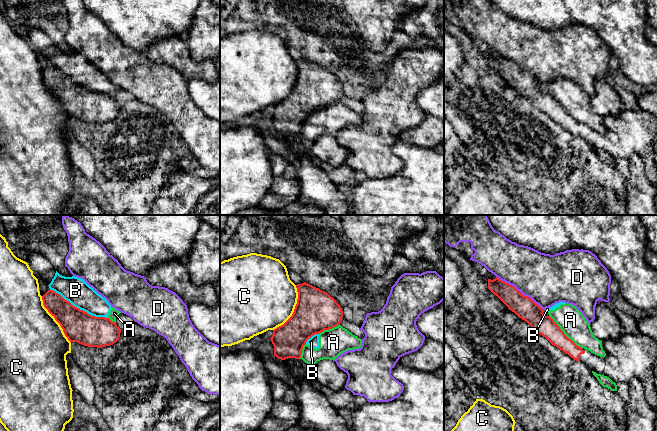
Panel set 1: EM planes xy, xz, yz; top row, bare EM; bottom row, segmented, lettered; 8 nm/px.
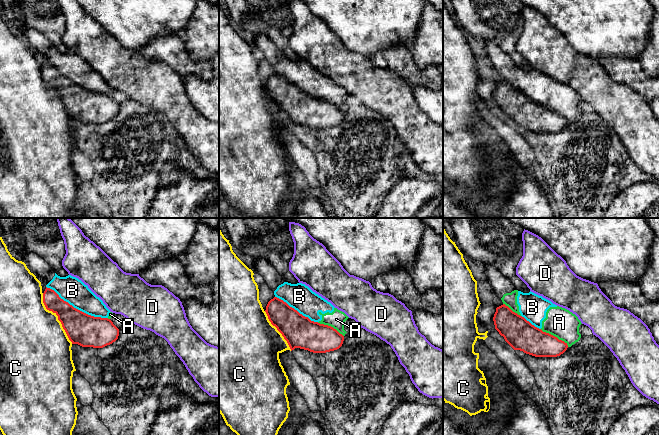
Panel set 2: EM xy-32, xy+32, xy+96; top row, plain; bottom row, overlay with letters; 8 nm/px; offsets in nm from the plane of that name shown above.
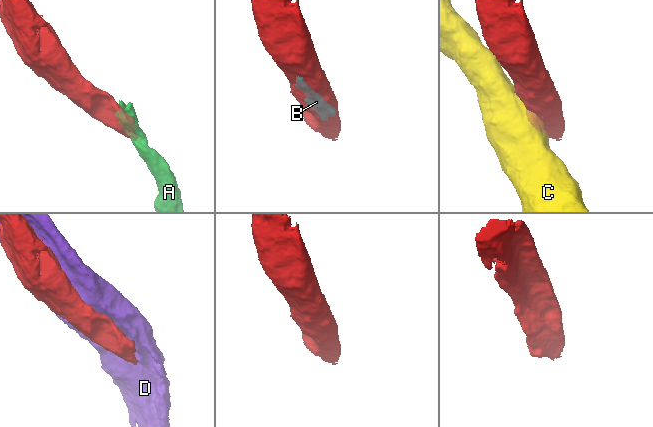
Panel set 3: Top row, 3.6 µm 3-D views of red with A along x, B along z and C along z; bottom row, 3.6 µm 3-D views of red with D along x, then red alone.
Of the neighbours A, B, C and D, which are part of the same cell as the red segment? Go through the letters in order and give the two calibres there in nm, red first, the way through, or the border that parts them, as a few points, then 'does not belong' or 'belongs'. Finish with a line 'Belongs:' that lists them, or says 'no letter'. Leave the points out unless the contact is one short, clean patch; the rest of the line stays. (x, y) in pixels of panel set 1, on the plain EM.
A: calibres 160 and 200 nm; does not belong
B: calibres 260 and 200 nm; does not belong
C: calibres 320 and 500 nm; does not belong
D: calibres 180 and 400 nm; does not belong
Belongs: no letter

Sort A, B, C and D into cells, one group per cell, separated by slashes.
A B / C / D

